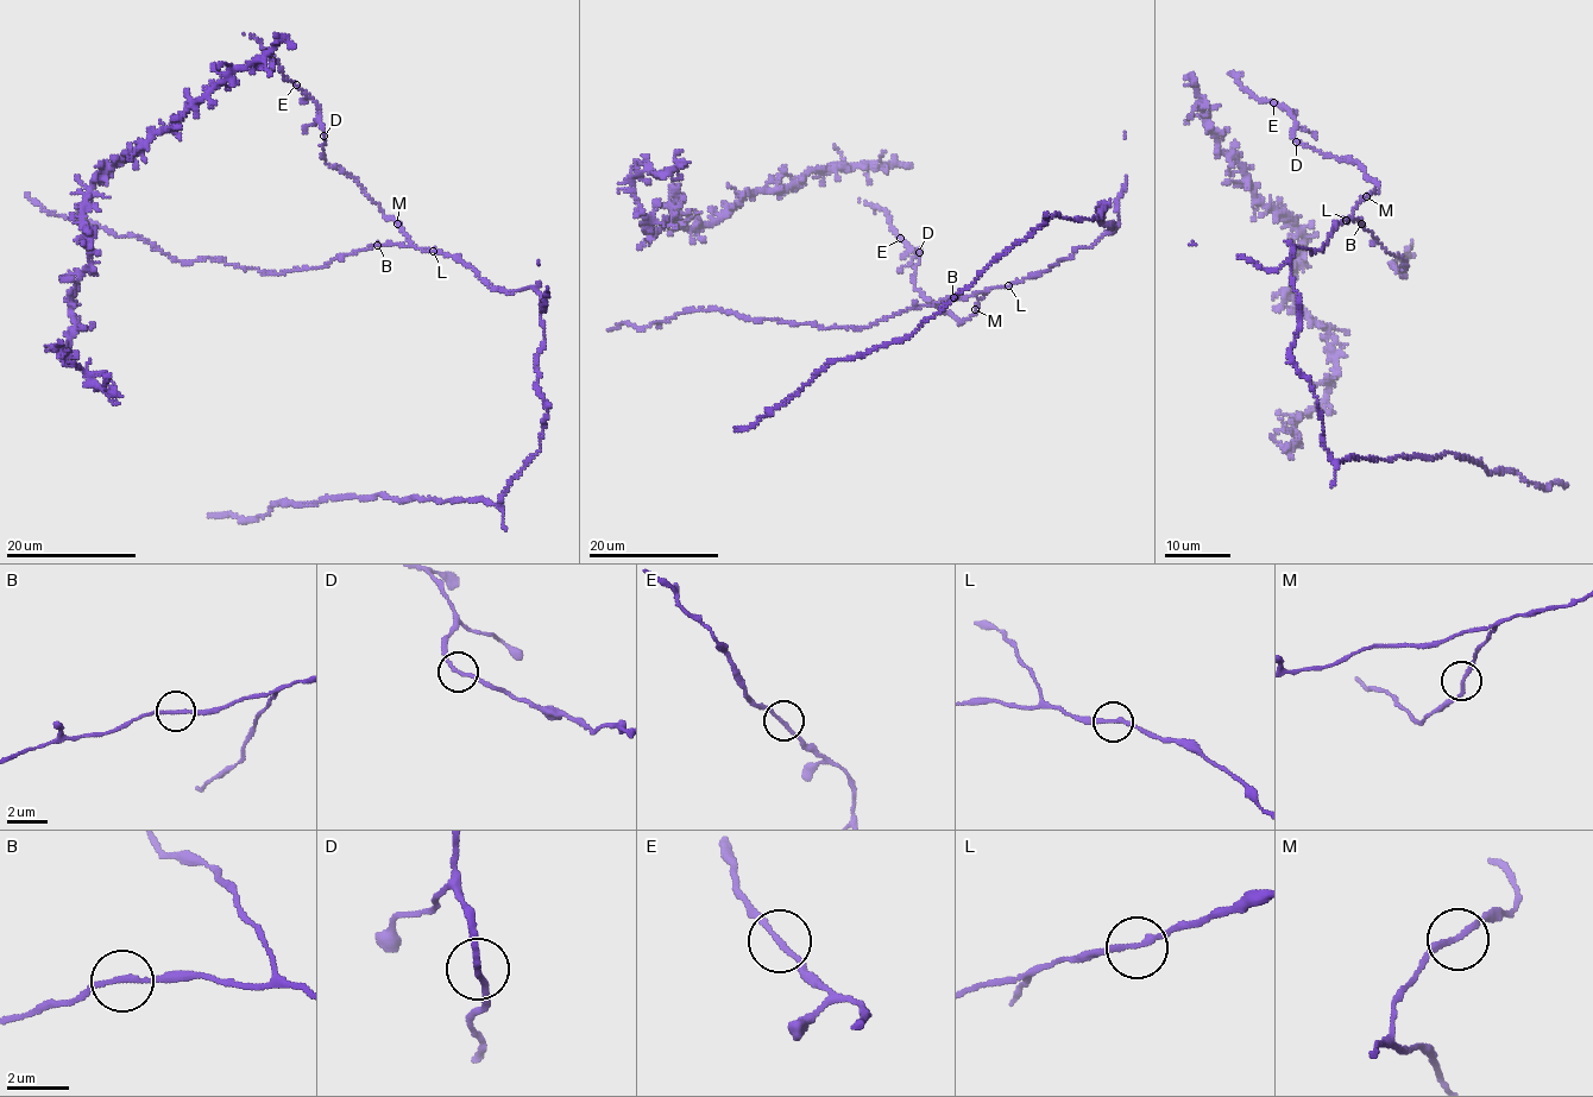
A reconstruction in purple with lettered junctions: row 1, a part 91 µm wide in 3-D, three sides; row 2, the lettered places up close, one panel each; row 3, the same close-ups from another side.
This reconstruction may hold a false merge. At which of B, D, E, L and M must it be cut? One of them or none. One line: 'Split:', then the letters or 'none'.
Split: none

